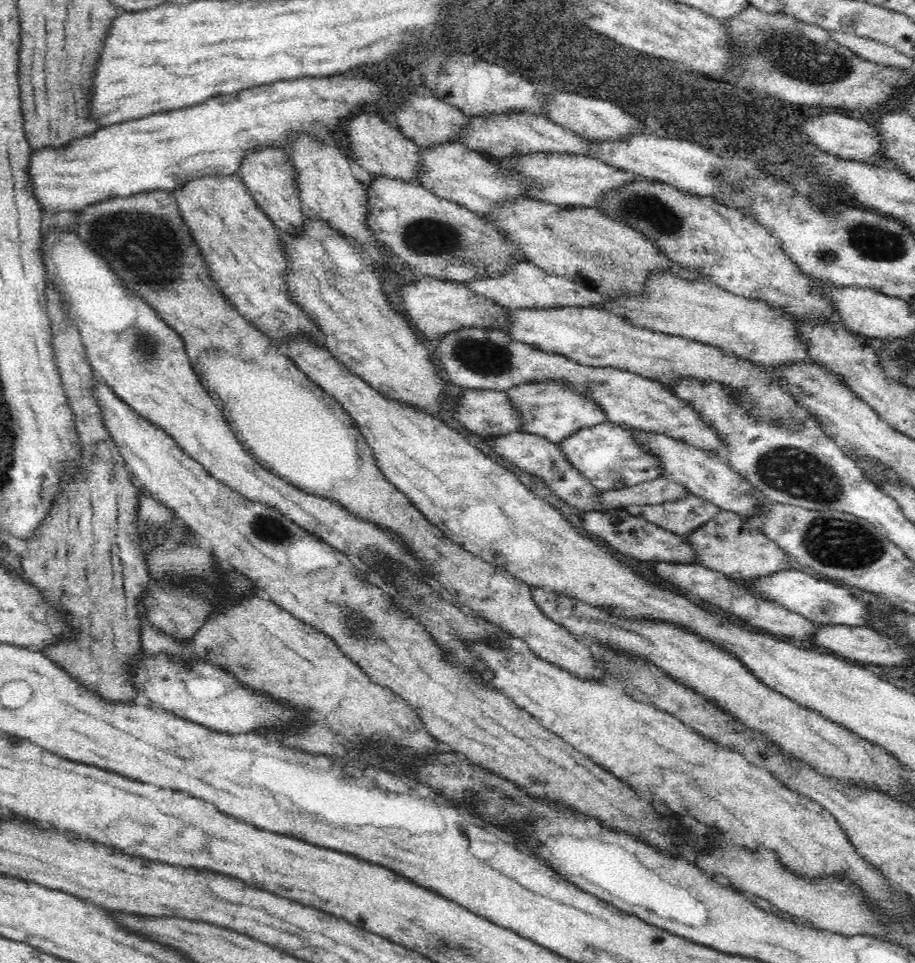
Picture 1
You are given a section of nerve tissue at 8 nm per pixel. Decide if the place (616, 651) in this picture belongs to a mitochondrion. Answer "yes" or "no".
no

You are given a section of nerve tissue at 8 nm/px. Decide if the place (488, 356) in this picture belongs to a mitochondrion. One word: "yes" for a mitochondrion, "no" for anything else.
yes

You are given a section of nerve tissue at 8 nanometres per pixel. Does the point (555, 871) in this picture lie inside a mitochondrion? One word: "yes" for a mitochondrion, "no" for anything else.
no

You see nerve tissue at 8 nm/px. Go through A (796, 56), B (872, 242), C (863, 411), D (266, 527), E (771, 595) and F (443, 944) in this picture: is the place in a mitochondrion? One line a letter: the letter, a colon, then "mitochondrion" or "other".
A: mitochondrion
B: mitochondrion
C: other
D: mitochondrion
E: other
F: mitochondrion

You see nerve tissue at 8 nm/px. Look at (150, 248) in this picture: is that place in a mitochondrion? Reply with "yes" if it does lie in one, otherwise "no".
yes

